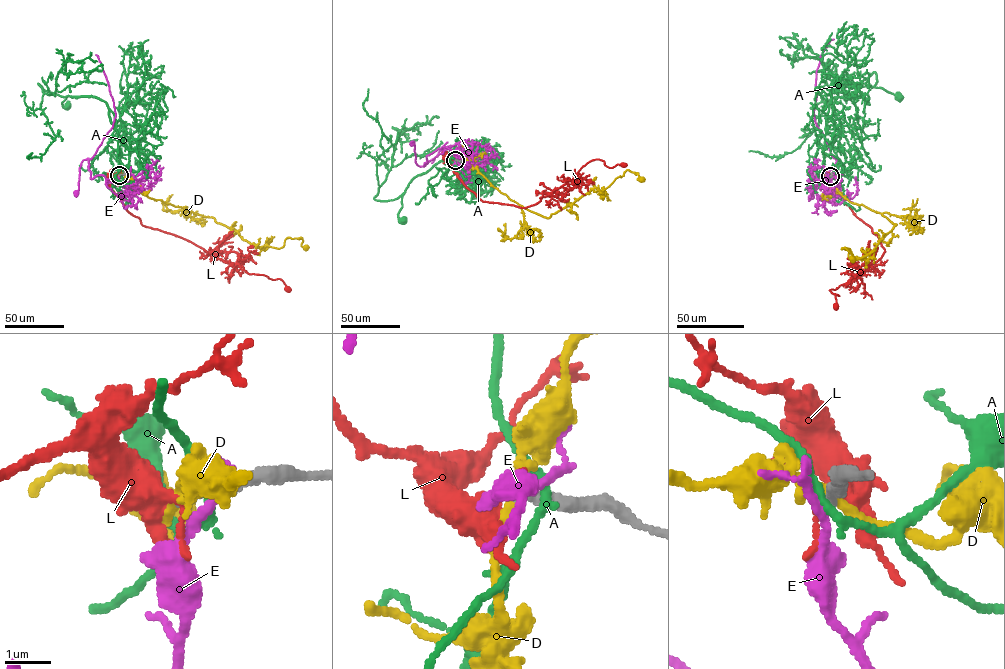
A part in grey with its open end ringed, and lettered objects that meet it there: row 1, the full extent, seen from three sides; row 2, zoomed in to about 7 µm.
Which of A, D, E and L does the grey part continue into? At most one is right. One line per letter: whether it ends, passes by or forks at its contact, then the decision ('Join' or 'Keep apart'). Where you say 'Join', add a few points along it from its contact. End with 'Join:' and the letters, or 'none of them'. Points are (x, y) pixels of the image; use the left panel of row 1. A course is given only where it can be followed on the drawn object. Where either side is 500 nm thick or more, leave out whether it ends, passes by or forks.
A: It passes by. Keep apart
D: It passes by. Keep apart
E: It passes by. Keep apart
L: It passes by. Keep apart
Join: none of them

